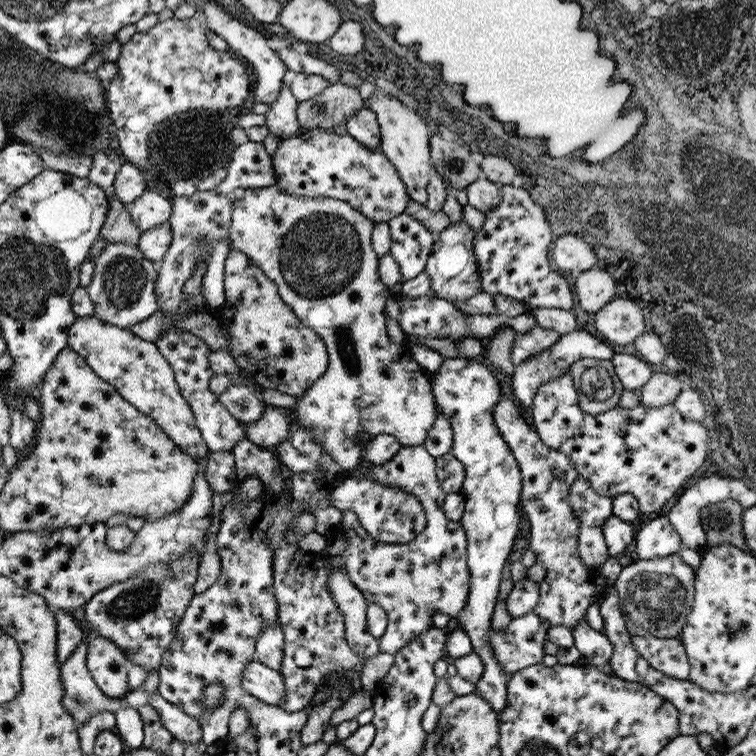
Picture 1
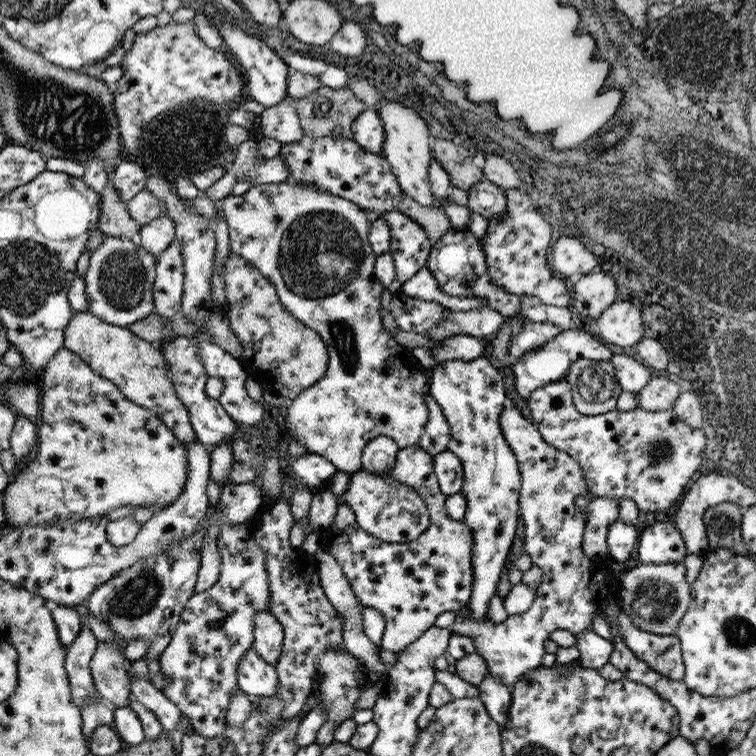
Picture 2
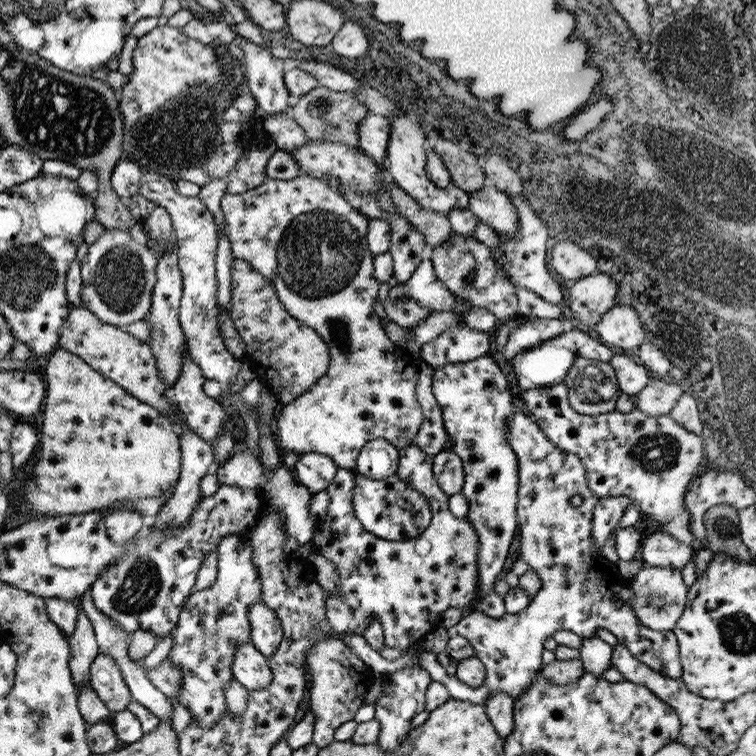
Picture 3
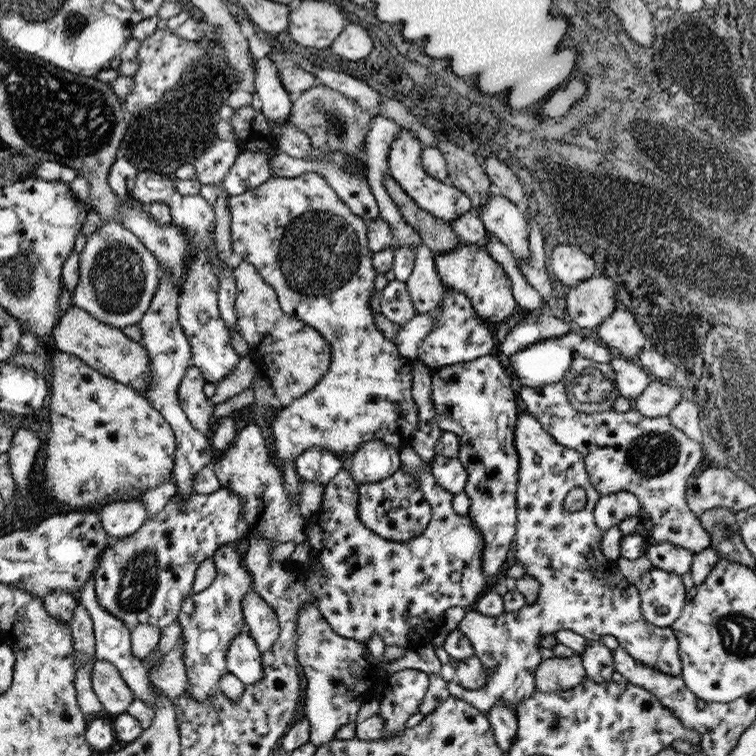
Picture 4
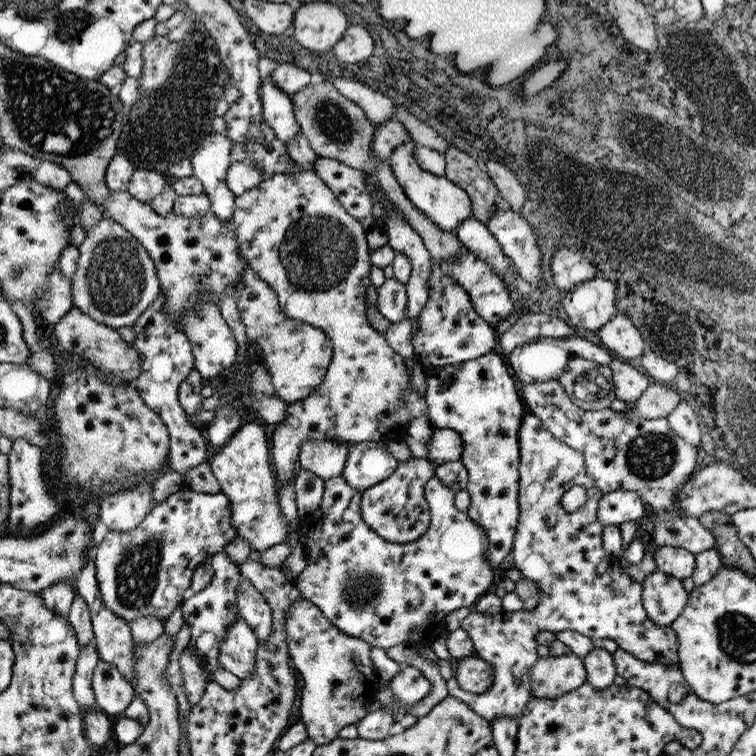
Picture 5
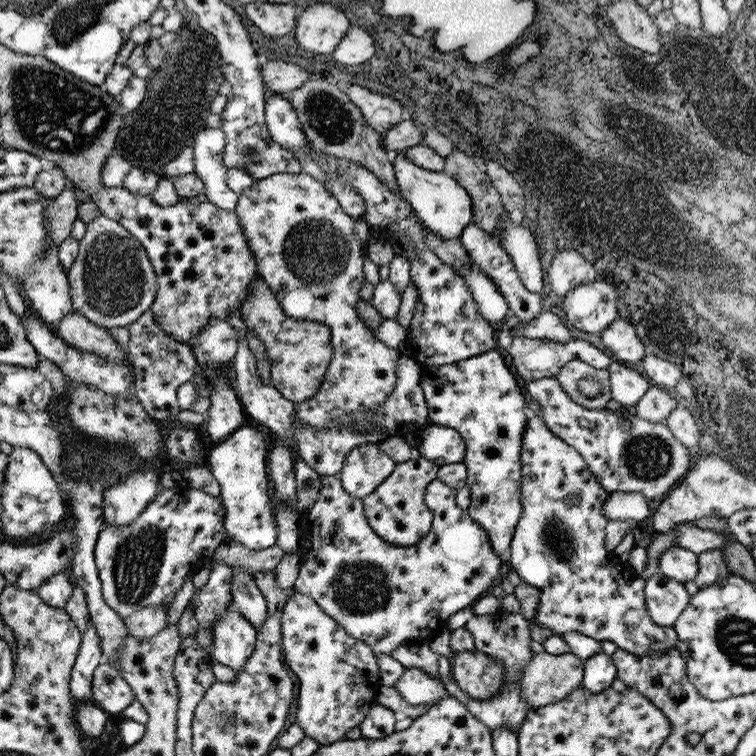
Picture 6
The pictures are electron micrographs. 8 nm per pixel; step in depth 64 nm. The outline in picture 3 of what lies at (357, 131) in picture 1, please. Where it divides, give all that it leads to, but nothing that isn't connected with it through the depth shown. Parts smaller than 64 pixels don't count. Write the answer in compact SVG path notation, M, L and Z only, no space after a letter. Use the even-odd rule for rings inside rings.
M367 114L367 120L359 124L359 150L367 154L373 164L385 168L385 152L387 152L387 142L389 142L389 118L385 116L375 116Z

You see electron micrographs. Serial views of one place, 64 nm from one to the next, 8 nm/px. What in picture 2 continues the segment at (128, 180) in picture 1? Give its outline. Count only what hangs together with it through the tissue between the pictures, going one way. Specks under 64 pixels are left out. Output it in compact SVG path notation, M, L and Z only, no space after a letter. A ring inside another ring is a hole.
M125 160L125 162L119 162L119 166L113 170L111 174L111 182L113 182L113 188L117 190L119 198L123 202L129 202L133 200L139 192L143 192L143 184L145 184L145 170L139 168L135 162L131 160Z

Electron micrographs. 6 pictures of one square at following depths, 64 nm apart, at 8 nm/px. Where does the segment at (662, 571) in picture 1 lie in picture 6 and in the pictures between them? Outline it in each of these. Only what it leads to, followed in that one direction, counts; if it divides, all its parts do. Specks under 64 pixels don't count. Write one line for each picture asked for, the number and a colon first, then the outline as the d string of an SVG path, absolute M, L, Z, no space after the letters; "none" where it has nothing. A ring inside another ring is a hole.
2: M635 562L629 570L619 574L621 580L621 612L631 618L631 626L639 632L649 632L655 636L673 636L679 628L683 616L687 616L687 608L691 606L691 586L687 582L685 564L641 564Z
3: M649 566L633 574L633 578L625 582L625 590L631 592L631 606L633 606L631 612L635 614L635 618L639 618L639 624L655 632L671 632L675 624L679 624L679 618L683 616L683 608L687 606L687 594L689 594L689 588L683 582L681 570L649 568Z
4: M651 568L633 586L639 590L639 610L647 624L671 628L679 620L687 600L687 590L679 574Z
5: M655 570L639 584L643 586L643 610L647 610L647 618L651 618L655 626L671 628L689 604L689 592L685 590L683 582Z
6: M661 572L645 580L645 598L651 622L663 628L673 628L691 602L691 594L685 590L685 584L671 580Z

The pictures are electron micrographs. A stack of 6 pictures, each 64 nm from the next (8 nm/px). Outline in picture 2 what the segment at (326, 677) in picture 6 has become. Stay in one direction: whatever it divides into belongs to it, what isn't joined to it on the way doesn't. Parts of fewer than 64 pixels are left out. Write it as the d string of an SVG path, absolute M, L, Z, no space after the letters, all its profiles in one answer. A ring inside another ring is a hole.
M325 650L325 654L319 658L319 688L317 688L317 696L321 700L321 704L327 708L327 720L323 722L323 728L317 730L315 734L315 744L319 748L329 748L331 744L335 744L333 734L337 730L337 726L343 720L349 720L353 716L353 708L355 708L355 700L359 700L359 694L363 690L367 690L373 684L373 678L369 676L367 668L357 662L349 652L345 650Z

